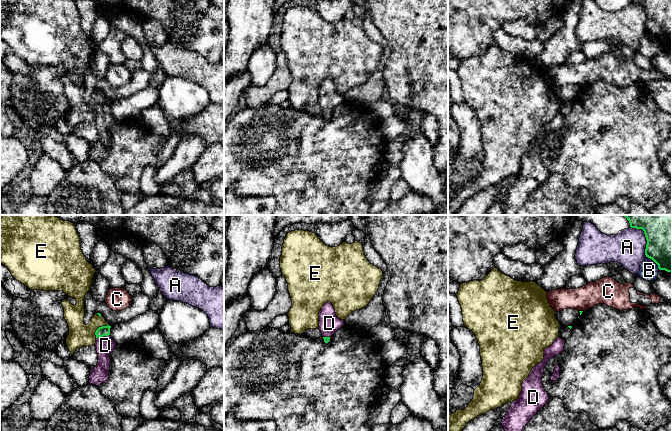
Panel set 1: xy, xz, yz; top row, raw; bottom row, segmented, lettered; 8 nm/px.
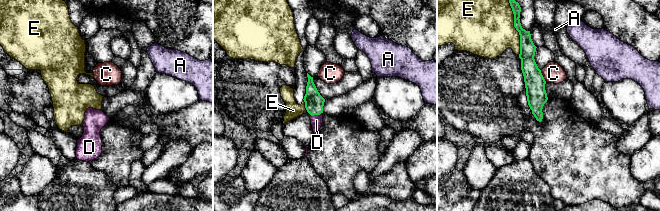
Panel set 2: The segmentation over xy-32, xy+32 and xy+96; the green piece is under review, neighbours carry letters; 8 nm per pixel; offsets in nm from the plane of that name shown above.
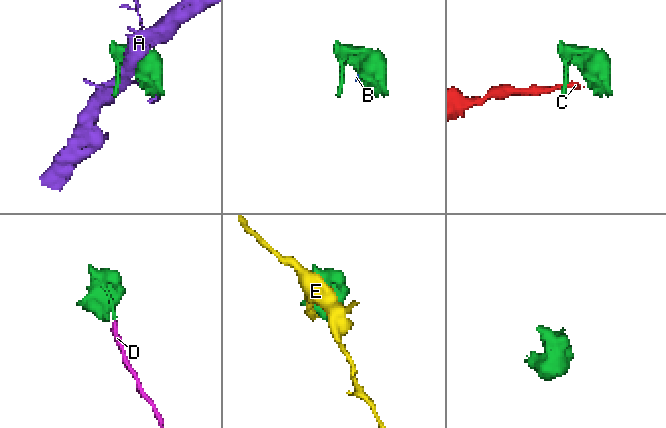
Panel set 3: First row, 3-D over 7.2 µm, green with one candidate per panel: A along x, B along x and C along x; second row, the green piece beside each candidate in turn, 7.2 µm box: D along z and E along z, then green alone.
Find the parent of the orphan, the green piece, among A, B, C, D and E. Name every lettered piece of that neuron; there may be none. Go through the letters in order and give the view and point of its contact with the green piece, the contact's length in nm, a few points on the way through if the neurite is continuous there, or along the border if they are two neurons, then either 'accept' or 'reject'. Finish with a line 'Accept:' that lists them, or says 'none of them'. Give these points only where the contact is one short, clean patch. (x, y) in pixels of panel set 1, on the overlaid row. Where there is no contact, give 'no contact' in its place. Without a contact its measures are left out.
A: yz (645, 236) | 280 nm | reject
B: yz (654, 261) | 160 nm | along yz (646, 256), (657, 265), (659, 270) | reject
C: yz (581, 311) | 30 nm | along yz (579, 310), (582, 311) | reject
D: xy (102, 336) | 120 nm | across xy (102, 331), (102, 336), (105, 345) | accept
E: xy (99, 327) | 160 nm | reject
Accept: D

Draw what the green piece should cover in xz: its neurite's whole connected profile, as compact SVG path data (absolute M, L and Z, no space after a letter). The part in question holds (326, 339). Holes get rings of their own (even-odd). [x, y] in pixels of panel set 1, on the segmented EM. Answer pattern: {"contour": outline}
{"contour": "M325 303L319 312L318 327L322 333L324 342L328 343L330 337L344 325L344 320L341 320L336 316L332 303Z"}

